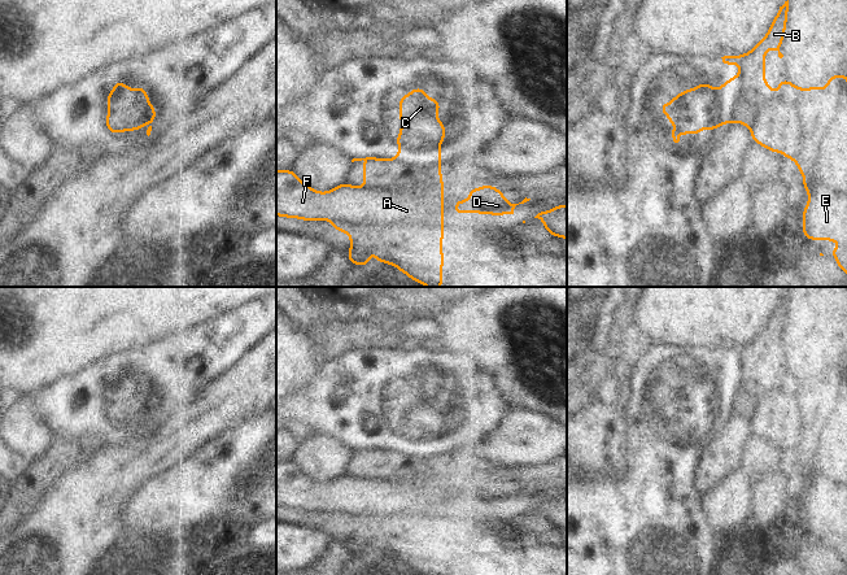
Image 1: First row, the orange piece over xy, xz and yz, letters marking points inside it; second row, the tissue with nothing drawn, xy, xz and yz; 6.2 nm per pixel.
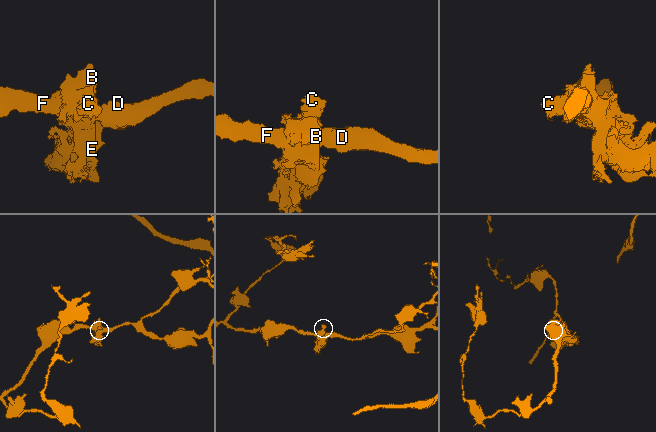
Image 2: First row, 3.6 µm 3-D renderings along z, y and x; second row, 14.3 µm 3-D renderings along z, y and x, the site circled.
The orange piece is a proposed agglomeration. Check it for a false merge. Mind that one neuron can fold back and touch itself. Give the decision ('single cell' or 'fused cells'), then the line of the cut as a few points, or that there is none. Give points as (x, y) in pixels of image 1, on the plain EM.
fused cells; cut in xz along (402, 425), (410, 430), (419, 428), (428, 438), (440, 434)

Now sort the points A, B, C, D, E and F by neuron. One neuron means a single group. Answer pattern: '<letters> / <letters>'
A B D E F / C

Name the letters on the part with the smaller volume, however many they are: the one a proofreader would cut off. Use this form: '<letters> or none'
C

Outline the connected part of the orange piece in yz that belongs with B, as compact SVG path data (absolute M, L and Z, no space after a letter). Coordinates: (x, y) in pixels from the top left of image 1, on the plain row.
M789 291L780 297L768 323L747 344L724 347L722 353L739 356L738 369L728 367L716 382L715 392L722 402L719 417L730 413L746 415L752 432L773 444L782 443L786 450L796 453L803 466L804 482L809 485L803 504L802 523L808 531L830 531L842 535L830 545L847 566L847 366L828 366L828 376L800 379L785 370L773 383L765 371L765 343L774 340L778 348L787 315Z

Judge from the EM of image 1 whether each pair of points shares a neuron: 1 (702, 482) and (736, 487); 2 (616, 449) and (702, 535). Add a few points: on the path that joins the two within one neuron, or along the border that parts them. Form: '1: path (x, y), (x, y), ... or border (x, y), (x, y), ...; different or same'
1: border (739, 467), (730, 471), (702, 499); different
2: border (627, 428), (627, 471), (619, 478), (602, 478); different

